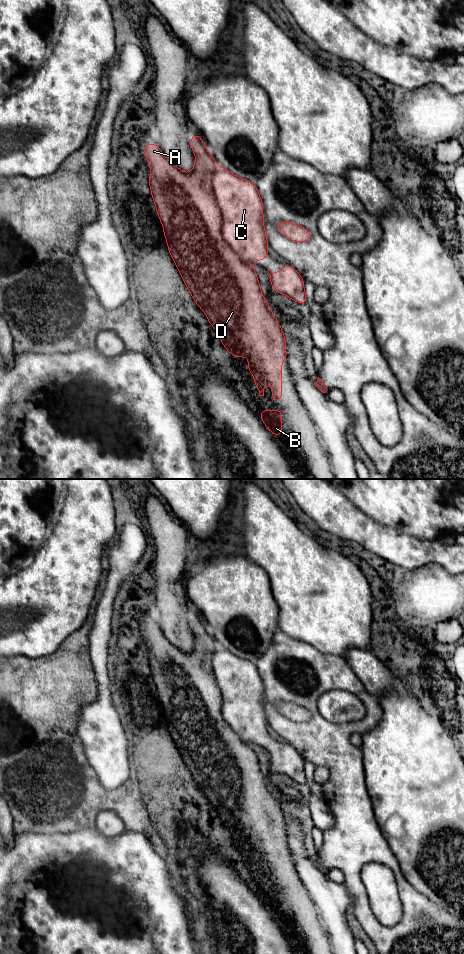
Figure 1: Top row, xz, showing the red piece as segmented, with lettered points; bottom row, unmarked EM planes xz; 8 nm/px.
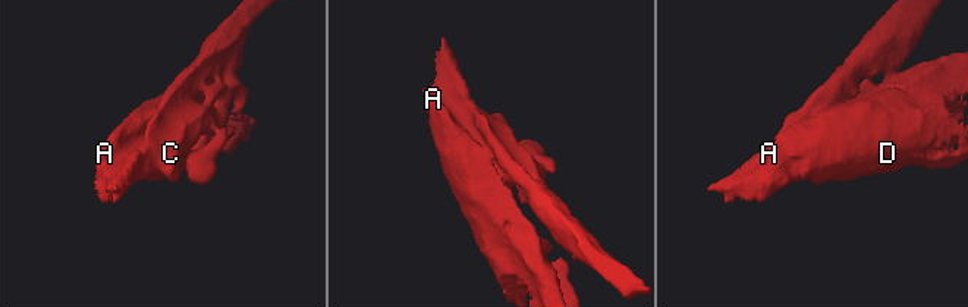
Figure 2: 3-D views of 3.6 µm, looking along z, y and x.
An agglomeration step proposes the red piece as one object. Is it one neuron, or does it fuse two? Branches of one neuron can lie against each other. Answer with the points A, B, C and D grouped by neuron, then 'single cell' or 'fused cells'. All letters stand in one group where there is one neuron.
A B D / C; fused cells

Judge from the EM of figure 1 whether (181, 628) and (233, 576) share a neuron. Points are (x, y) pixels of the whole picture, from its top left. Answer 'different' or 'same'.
different

